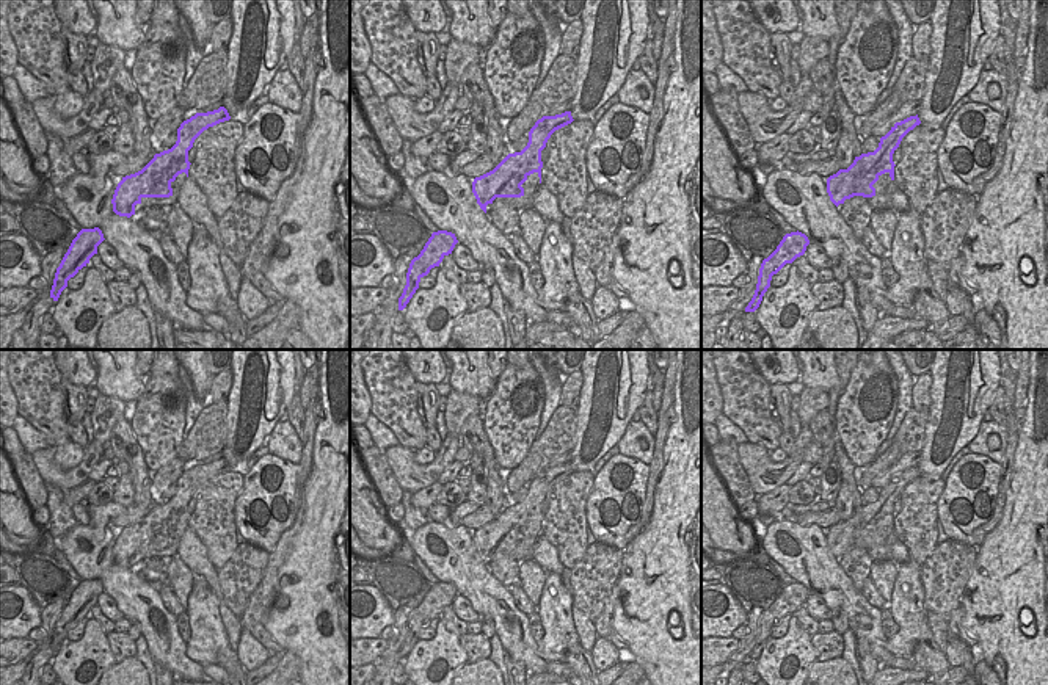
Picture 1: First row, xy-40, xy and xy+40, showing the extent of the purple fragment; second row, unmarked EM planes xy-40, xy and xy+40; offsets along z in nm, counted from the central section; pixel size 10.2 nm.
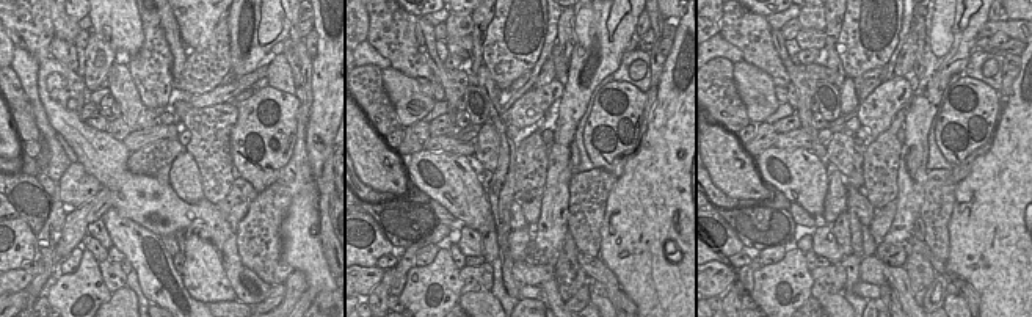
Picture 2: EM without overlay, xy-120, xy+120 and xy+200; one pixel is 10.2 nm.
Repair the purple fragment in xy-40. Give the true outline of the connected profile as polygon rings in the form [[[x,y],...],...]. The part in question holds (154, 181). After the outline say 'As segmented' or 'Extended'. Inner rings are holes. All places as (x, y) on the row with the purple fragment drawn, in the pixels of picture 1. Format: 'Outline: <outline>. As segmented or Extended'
Outline: [[[224,107],[207,113],[196,113],[184,121],[177,129],[176,144],[155,154],[154,158],[138,172],[122,177],[118,183],[111,204],[113,212],[119,216],[130,218],[135,215],[135,205],[143,198],[169,198],[173,196],[171,183],[182,172],[188,177],[190,161],[188,150],[195,140],[209,127],[229,121],[231,116]]]. As segmented

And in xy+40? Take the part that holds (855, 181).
Outline: [[[918,114],[896,122],[891,130],[880,138],[879,147],[874,152],[855,157],[847,169],[839,169],[836,174],[830,176],[827,179],[830,201],[838,207],[853,196],[875,196],[875,188],[872,185],[885,172],[894,180],[896,165],[893,161],[893,154],[899,147],[902,138],[919,124]]]. As segmented

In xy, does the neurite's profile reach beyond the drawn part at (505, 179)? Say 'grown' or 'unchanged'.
unchanged

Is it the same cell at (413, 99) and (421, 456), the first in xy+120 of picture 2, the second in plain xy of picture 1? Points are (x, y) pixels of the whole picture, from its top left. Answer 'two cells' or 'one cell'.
two cells

